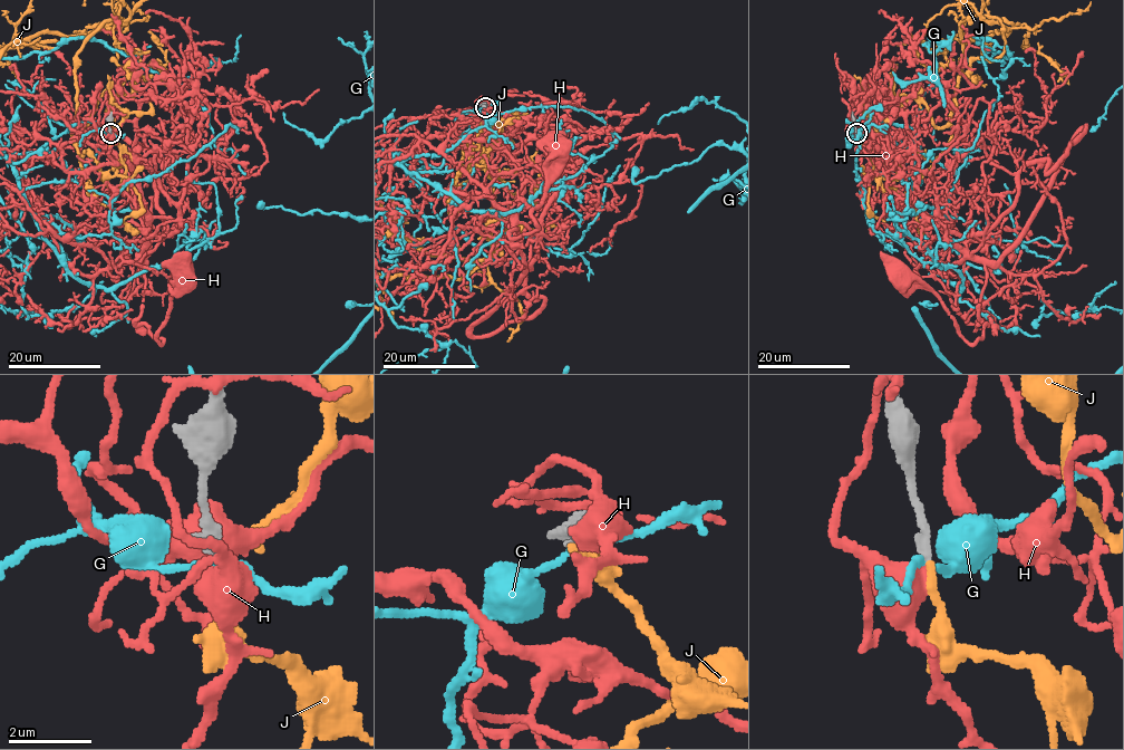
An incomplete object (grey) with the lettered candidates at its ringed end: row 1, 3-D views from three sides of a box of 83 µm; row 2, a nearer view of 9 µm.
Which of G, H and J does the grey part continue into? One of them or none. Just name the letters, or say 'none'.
J

